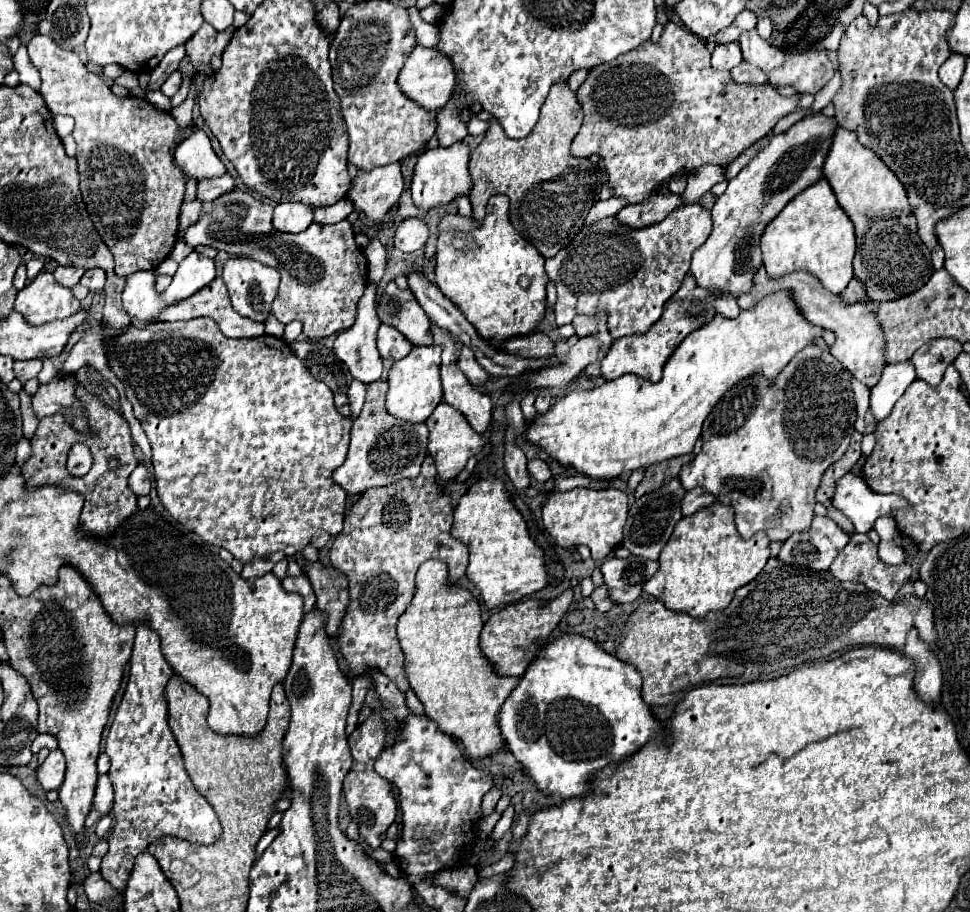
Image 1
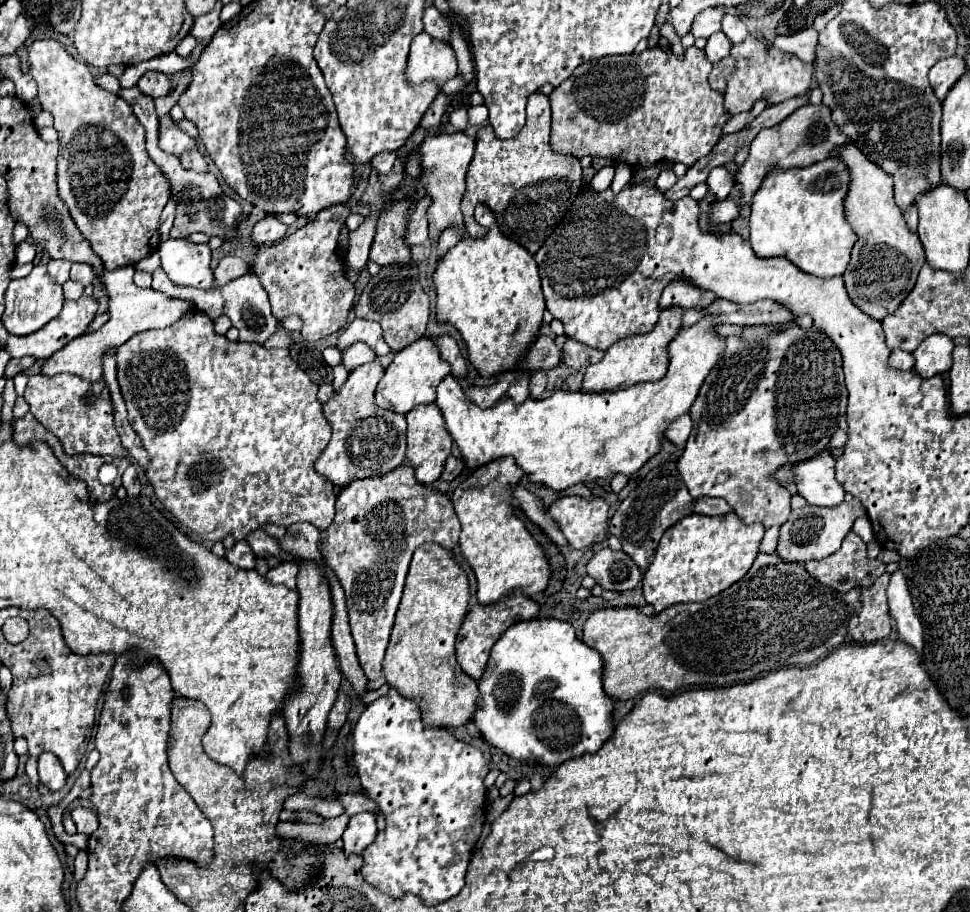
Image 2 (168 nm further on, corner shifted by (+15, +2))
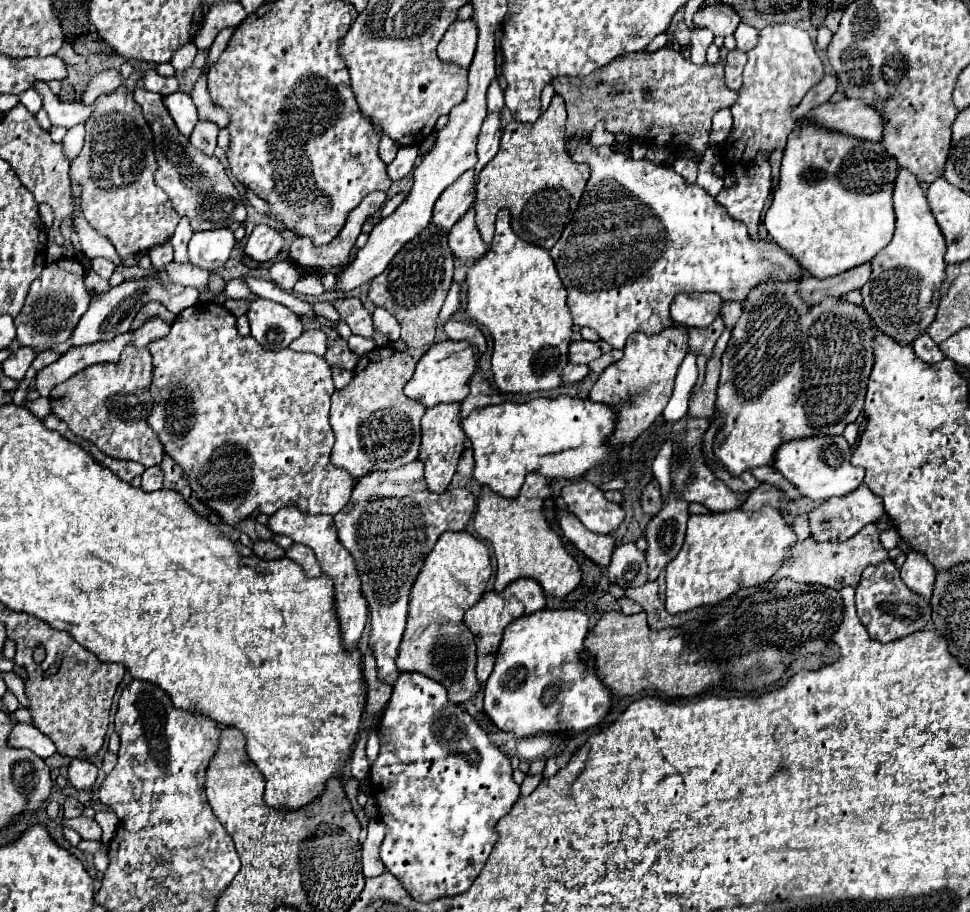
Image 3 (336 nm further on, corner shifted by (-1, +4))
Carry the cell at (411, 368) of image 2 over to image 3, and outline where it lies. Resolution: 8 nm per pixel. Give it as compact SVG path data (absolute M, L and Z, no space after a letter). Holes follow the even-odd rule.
M442 341L434 343L418 361L412 379L404 385L404 395L420 401L424 407L436 403L460 403L468 395L468 381L478 365L478 351L468 341Z

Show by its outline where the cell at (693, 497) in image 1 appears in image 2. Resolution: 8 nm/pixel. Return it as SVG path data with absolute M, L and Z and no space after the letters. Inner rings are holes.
M702 497L700 501L694 501L694 513L700 515L726 515L728 511L732 511L732 507L724 499Z

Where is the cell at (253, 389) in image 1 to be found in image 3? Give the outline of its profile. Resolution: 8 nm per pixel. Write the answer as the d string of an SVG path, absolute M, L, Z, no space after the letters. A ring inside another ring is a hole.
M196 303L188 309L184 309L172 323L172 331L166 337L154 339L148 345L148 351L152 355L152 365L154 365L152 387L150 387L154 407L148 417L148 425L160 437L164 451L184 469L196 497L206 507L214 509L220 515L220 521L224 525L236 527L240 521L250 517L254 511L264 513L264 515L274 515L278 509L288 507L288 505L296 505L302 513L310 513L310 515L318 515L318 513L336 515L346 507L346 503L350 499L350 491L354 487L354 479L346 471L336 469L330 463L330 451L334 447L334 431L328 421L328 411L330 411L330 395L334 393L334 383L332 383L330 367L326 365L326 361L322 357L318 357L314 353L296 353L288 347L280 349L278 353L262 349L262 345L256 339L238 335L236 317L218 303Z

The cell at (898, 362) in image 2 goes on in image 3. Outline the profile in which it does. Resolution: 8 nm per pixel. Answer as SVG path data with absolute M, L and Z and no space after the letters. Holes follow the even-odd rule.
M920 335L920 337L912 343L912 347L914 347L916 357L918 357L920 361L924 361L924 363L938 363L938 361L944 359L942 351L938 349L938 345L936 345L928 335Z

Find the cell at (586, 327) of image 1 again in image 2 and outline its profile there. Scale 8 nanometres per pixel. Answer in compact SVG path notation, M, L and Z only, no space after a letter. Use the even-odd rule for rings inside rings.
M568 339L564 345L564 363L574 371L582 371L592 363L598 363L602 357L604 357L602 351L588 349L588 345L580 345L578 341L572 339Z

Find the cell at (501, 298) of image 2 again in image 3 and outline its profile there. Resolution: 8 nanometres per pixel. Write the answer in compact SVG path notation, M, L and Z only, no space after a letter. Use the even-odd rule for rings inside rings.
M500 209L496 217L496 239L484 257L476 259L466 271L468 303L466 315L484 325L494 339L492 373L494 383L504 393L550 391L560 385L560 373L568 363L568 343L572 341L572 317L566 305L566 289L556 273L546 249L522 241L510 227L510 211Z

